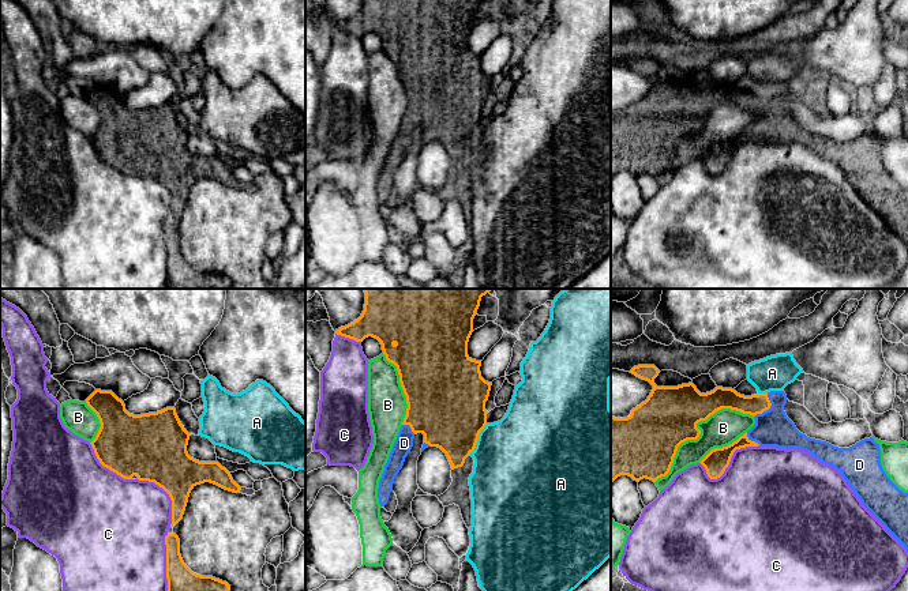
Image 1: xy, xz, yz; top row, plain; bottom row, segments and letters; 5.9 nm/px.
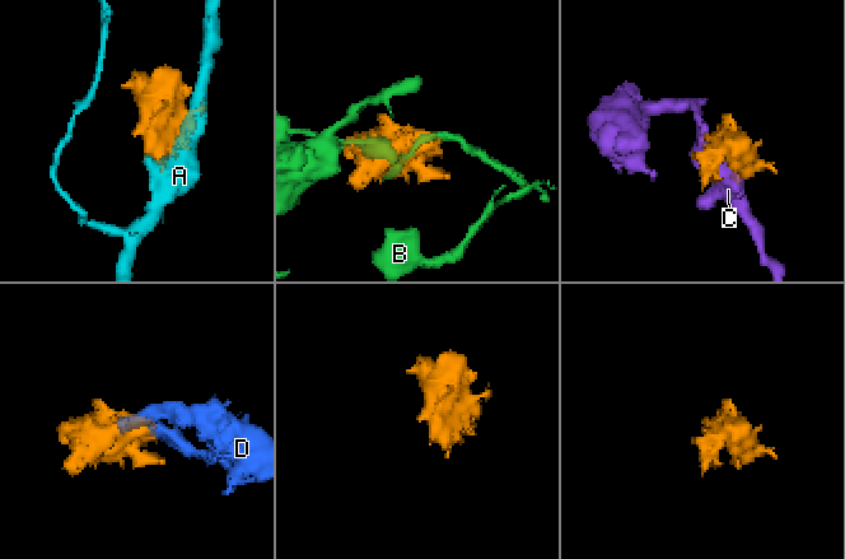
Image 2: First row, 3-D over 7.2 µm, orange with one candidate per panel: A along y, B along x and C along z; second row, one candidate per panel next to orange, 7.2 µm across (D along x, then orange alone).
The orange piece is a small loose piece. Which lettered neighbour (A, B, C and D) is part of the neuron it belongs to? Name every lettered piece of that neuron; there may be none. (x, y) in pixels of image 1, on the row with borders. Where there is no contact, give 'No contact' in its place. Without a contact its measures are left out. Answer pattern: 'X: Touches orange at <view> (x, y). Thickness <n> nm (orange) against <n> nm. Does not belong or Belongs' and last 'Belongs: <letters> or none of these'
A: Touches orange at xz (477, 439). Thickness 440 nm (orange) against 480 nm. Does not belong
B: Touches orange at yz (700, 430). Thickness 340 nm (orange) against 200 nm. Does not belong
C: Touches orange at yz (728, 465). Thickness 140 nm (orange) against 500 nm. Does not belong
D: Touches orange at yz (769, 407). Thickness 120 nm (orange) against 220 nm. Belongs
Belongs: D

